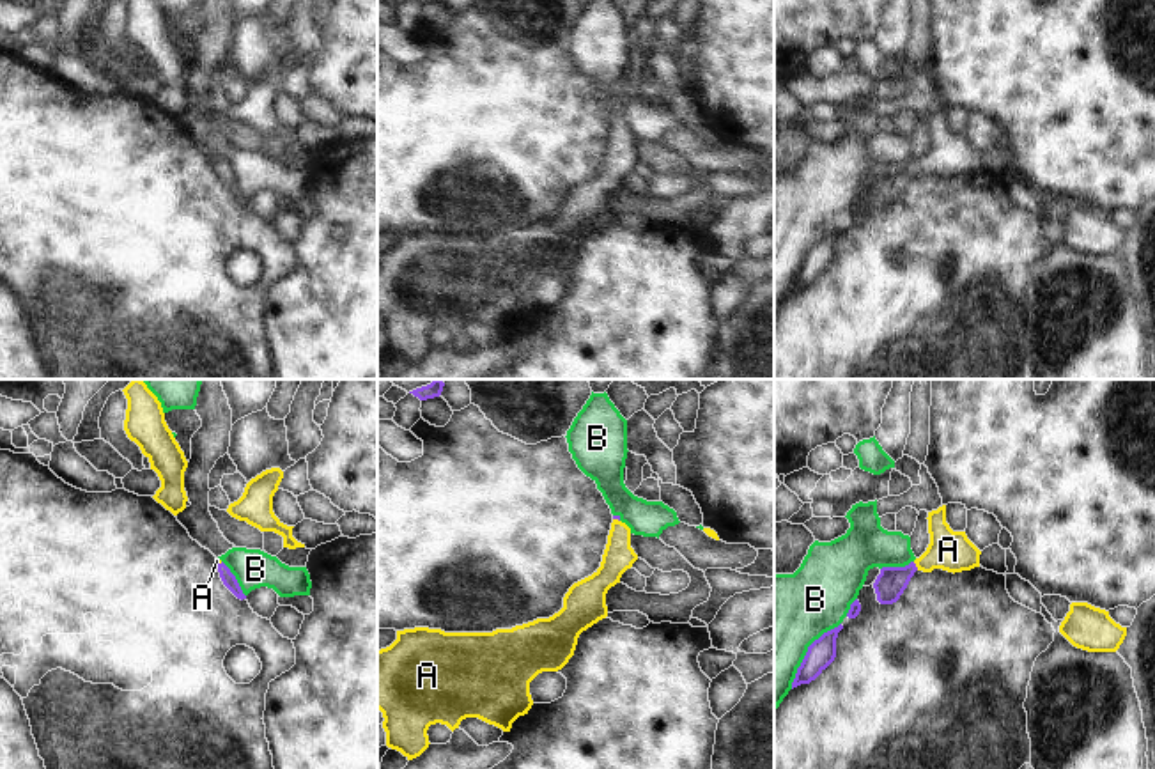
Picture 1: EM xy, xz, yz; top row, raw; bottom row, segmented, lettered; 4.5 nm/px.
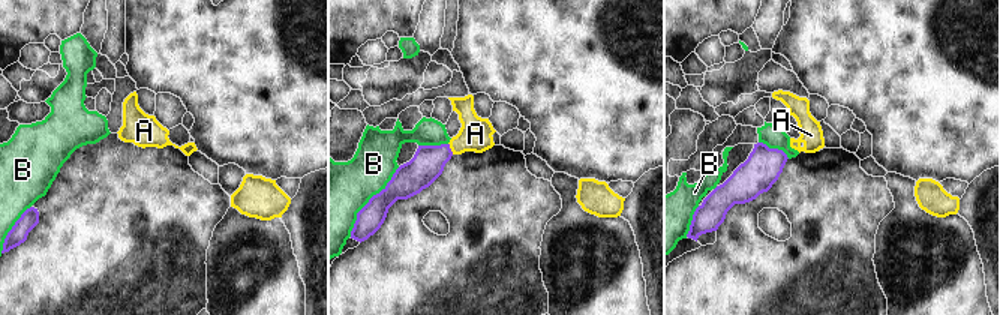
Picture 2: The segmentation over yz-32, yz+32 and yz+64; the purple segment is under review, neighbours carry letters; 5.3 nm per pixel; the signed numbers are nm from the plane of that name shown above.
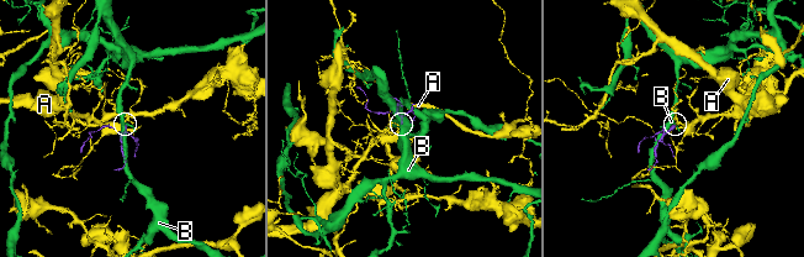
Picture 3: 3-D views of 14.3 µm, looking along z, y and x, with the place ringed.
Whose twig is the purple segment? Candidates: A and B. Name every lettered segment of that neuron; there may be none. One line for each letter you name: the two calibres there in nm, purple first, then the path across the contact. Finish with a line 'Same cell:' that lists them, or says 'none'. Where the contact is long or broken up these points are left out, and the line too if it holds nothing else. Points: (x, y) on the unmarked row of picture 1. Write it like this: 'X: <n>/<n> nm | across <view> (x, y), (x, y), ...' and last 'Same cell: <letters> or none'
A: 140/180 nm | across yz (891, 185), (914, 169), (948, 153)
Same cell: A

